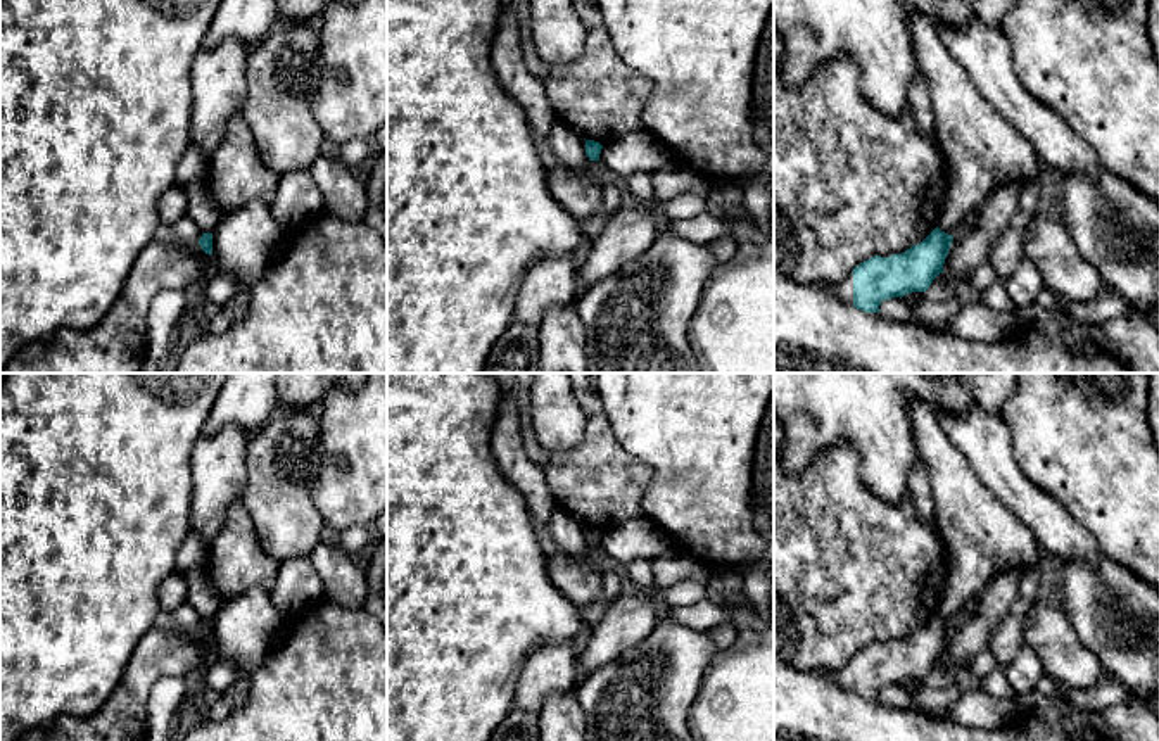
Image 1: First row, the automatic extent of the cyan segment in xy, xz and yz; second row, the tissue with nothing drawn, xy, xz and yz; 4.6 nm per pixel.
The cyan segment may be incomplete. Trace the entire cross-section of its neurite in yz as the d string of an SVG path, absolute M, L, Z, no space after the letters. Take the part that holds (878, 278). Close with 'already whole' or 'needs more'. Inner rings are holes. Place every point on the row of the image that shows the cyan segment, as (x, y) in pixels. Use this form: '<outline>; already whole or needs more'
M938 226L917 245L890 257L874 256L858 266L829 292L845 304L865 313L879 313L886 299L926 292L943 273L953 237Z; needs more

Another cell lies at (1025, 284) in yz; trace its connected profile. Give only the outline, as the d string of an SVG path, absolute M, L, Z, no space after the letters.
M1023 256L1012 275L1002 282L1014 307L1033 306L1045 287L1040 268Z

